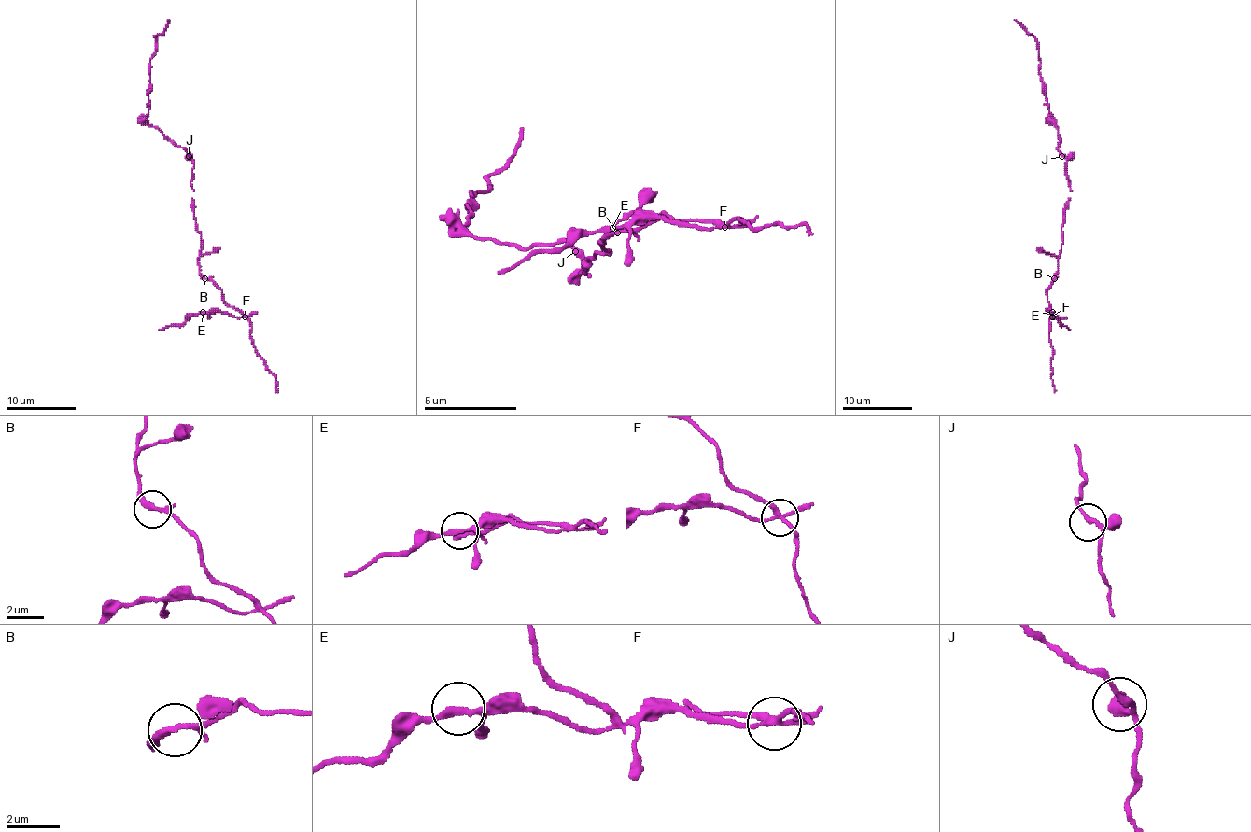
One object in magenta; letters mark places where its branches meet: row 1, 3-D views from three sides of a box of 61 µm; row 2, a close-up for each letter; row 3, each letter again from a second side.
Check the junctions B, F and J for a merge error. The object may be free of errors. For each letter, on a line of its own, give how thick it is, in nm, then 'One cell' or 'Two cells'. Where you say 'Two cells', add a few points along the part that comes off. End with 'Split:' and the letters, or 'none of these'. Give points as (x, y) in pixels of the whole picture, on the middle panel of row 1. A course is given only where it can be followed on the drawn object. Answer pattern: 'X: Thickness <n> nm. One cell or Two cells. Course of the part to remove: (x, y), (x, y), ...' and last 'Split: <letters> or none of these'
B: Thickness 200 nm. One cell
F: Thickness 200 nm. Two cells. Course of the part to remove: (723, 228), (630, 218), (580, 232), (556, 251), (533, 251), (496, 274)
J: Thickness 180 nm. One cell
Split: F

